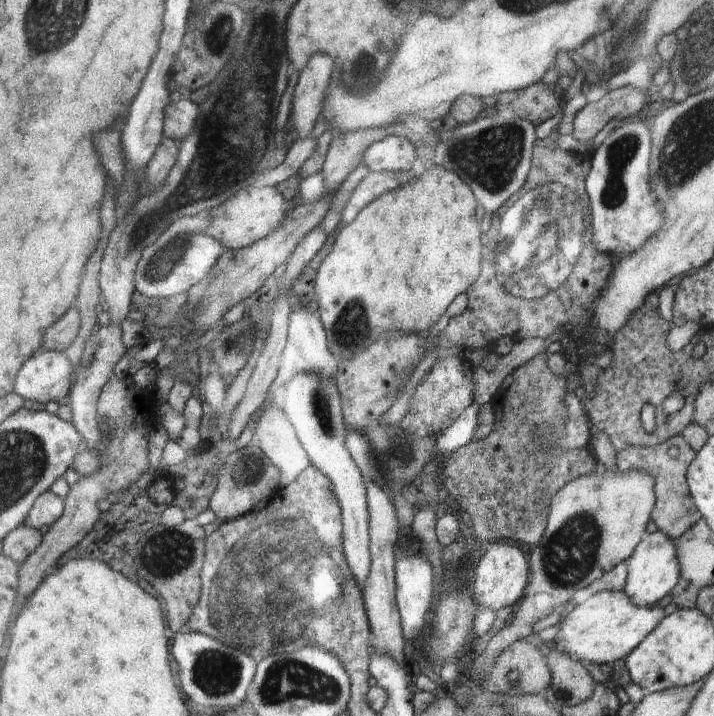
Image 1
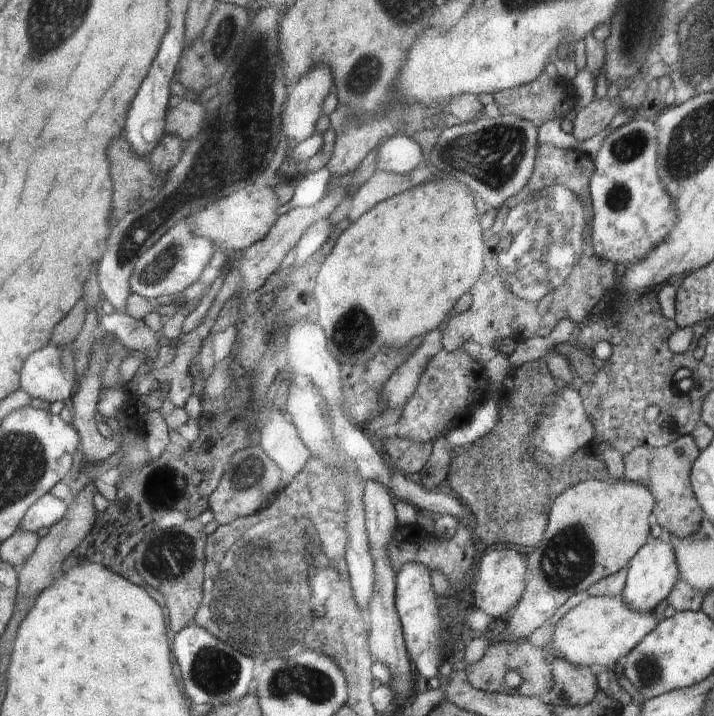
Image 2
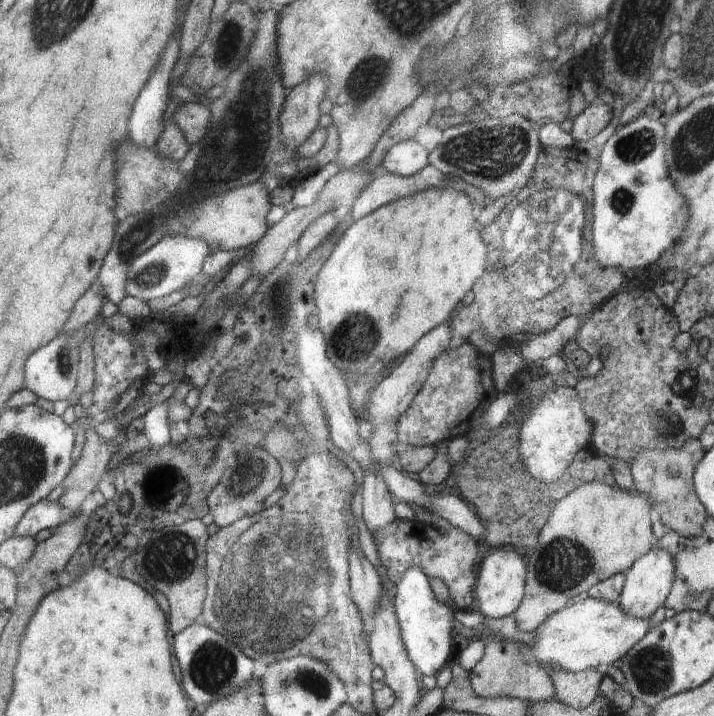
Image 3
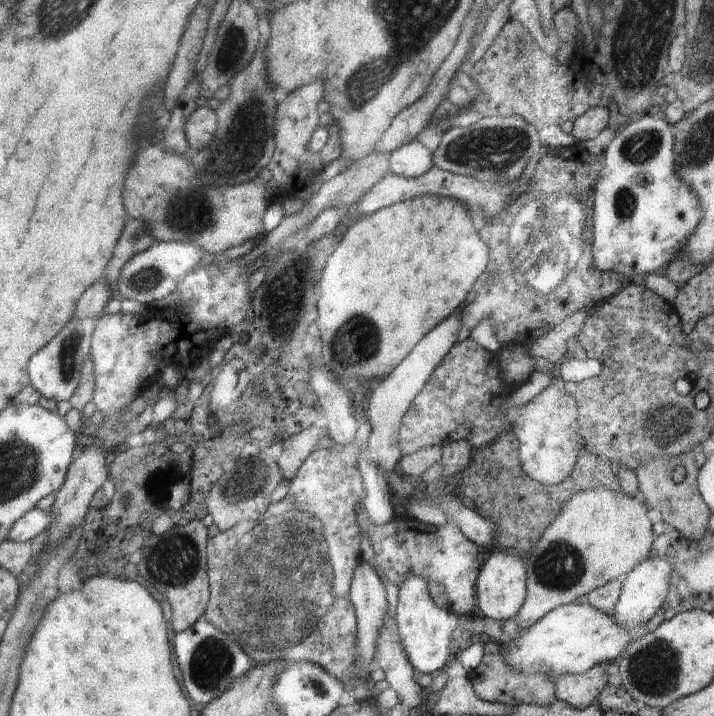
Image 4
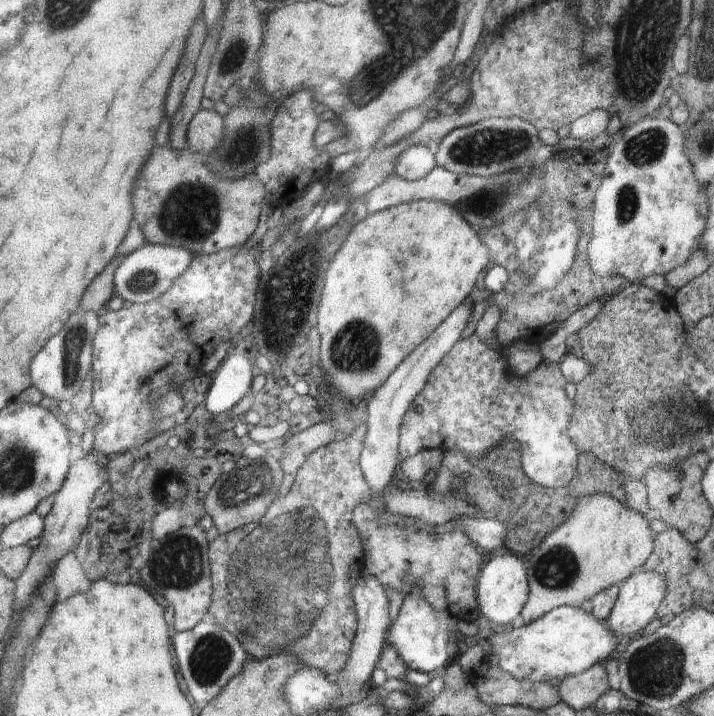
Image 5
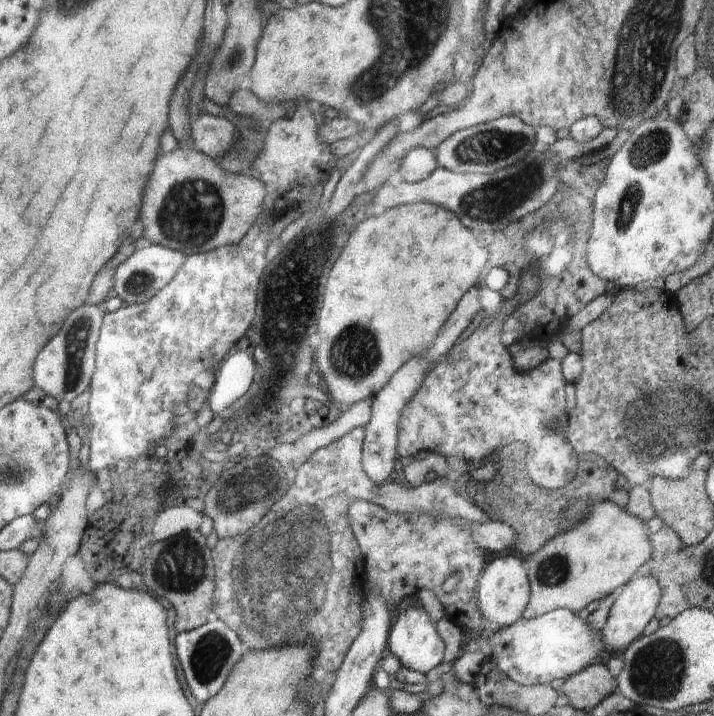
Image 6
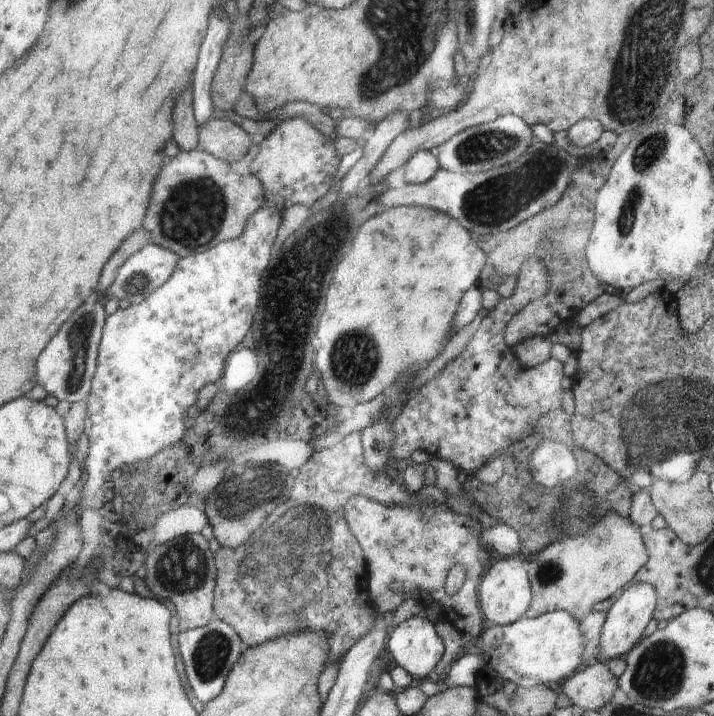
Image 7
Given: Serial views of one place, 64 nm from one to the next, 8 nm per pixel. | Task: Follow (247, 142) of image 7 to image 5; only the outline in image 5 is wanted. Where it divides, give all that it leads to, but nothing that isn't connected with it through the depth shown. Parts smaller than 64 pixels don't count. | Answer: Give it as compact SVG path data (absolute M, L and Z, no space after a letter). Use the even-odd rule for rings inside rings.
M201 108L187 126L188 148L204 156L223 142L223 136L223 117L216 111Z

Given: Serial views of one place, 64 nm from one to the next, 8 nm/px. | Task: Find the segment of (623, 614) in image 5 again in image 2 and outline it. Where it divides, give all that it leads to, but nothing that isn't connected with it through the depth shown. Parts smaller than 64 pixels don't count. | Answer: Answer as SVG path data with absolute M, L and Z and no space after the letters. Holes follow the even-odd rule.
M663 536L653 538L632 557L627 566L627 580L620 598L633 610L640 613L653 612L665 598L670 596L679 580L679 567L675 551Z

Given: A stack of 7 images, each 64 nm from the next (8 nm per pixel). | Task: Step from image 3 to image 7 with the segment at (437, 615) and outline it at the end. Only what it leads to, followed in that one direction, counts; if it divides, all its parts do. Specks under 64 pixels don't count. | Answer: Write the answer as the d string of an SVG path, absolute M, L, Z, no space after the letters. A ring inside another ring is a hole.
M414 616L396 627L390 627L386 646L394 664L401 666L418 682L428 678L434 666L440 662L444 646L434 626L426 617Z

